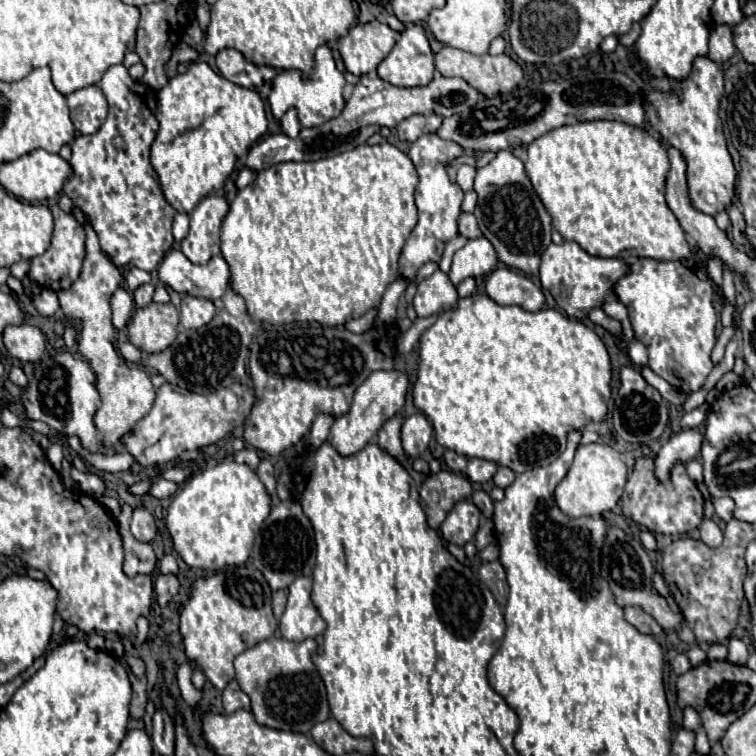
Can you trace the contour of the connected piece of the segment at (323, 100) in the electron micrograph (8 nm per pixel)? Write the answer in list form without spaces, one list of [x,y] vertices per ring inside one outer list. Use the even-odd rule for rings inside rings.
[[[320,45],[316,49],[316,55],[314,55],[314,71],[312,73],[302,73],[302,71],[280,71],[274,79],[272,79],[272,91],[270,91],[270,107],[272,107],[272,115],[276,119],[276,123],[280,125],[280,119],[282,115],[296,107],[298,111],[298,121],[302,127],[316,127],[316,125],[322,125],[324,121],[332,119],[332,117],[338,117],[344,109],[344,95],[342,95],[342,89],[346,85],[346,79],[344,75],[336,69],[334,65],[334,59],[332,59],[332,53],[326,45]]]

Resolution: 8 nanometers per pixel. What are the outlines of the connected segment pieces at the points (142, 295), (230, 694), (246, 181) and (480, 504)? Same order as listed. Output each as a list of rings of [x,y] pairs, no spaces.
[[[144,283],[144,285],[140,285],[140,287],[134,291],[136,307],[150,305],[150,303],[152,303],[152,295],[154,295],[154,285],[152,285],[152,283]]]
[[[230,681],[228,687],[222,691],[222,705],[226,713],[234,713],[238,709],[250,709],[248,695],[238,687],[236,681]]]
[[[243,168],[238,172],[237,178],[235,180],[236,187],[240,190],[253,183],[257,177],[257,174],[258,173],[253,170]]]
[[[474,491],[472,493],[472,503],[482,511],[482,515],[484,517],[488,517],[488,519],[492,519],[494,515],[494,501],[490,499],[490,495],[486,493],[486,491]]]

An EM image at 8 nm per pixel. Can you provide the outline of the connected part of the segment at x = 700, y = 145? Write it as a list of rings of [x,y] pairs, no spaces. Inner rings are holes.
[[[698,57],[694,61],[688,83],[684,83],[684,93],[646,93],[646,117],[650,129],[660,133],[670,145],[682,151],[688,163],[688,193],[692,205],[716,217],[720,211],[726,211],[736,199],[736,179],[732,157],[726,149],[726,139],[722,133],[722,121],[718,117],[720,97],[724,93],[724,73],[722,67],[708,57]],[[662,129],[662,131],[660,131]]]

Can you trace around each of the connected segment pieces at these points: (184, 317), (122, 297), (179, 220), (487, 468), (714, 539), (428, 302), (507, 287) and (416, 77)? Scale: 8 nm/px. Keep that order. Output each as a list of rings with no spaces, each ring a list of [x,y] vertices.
[[[186,295],[180,305],[180,323],[186,329],[200,329],[214,317],[214,303],[210,299]]]
[[[118,289],[110,303],[112,303],[112,323],[114,323],[114,327],[124,329],[126,321],[130,319],[132,307],[134,307],[132,295],[126,289]]]
[[[176,213],[174,225],[172,225],[172,235],[180,243],[188,233],[188,215],[186,213]]]
[[[456,457],[456,471],[464,473],[474,483],[488,483],[494,479],[498,465],[486,459],[468,459],[468,457]]]
[[[704,519],[698,529],[700,529],[700,535],[702,535],[702,541],[708,547],[718,547],[722,543],[722,531],[712,519]]]
[[[436,269],[428,279],[424,279],[418,285],[418,293],[414,297],[414,309],[418,317],[430,317],[440,311],[454,309],[456,303],[458,303],[456,287],[440,269]]]
[[[498,267],[490,273],[486,293],[498,305],[520,305],[526,311],[540,311],[546,305],[544,293],[526,275],[514,273],[508,267]]]
[[[406,25],[388,57],[378,65],[378,75],[396,87],[428,85],[434,75],[434,53],[422,25]]]

